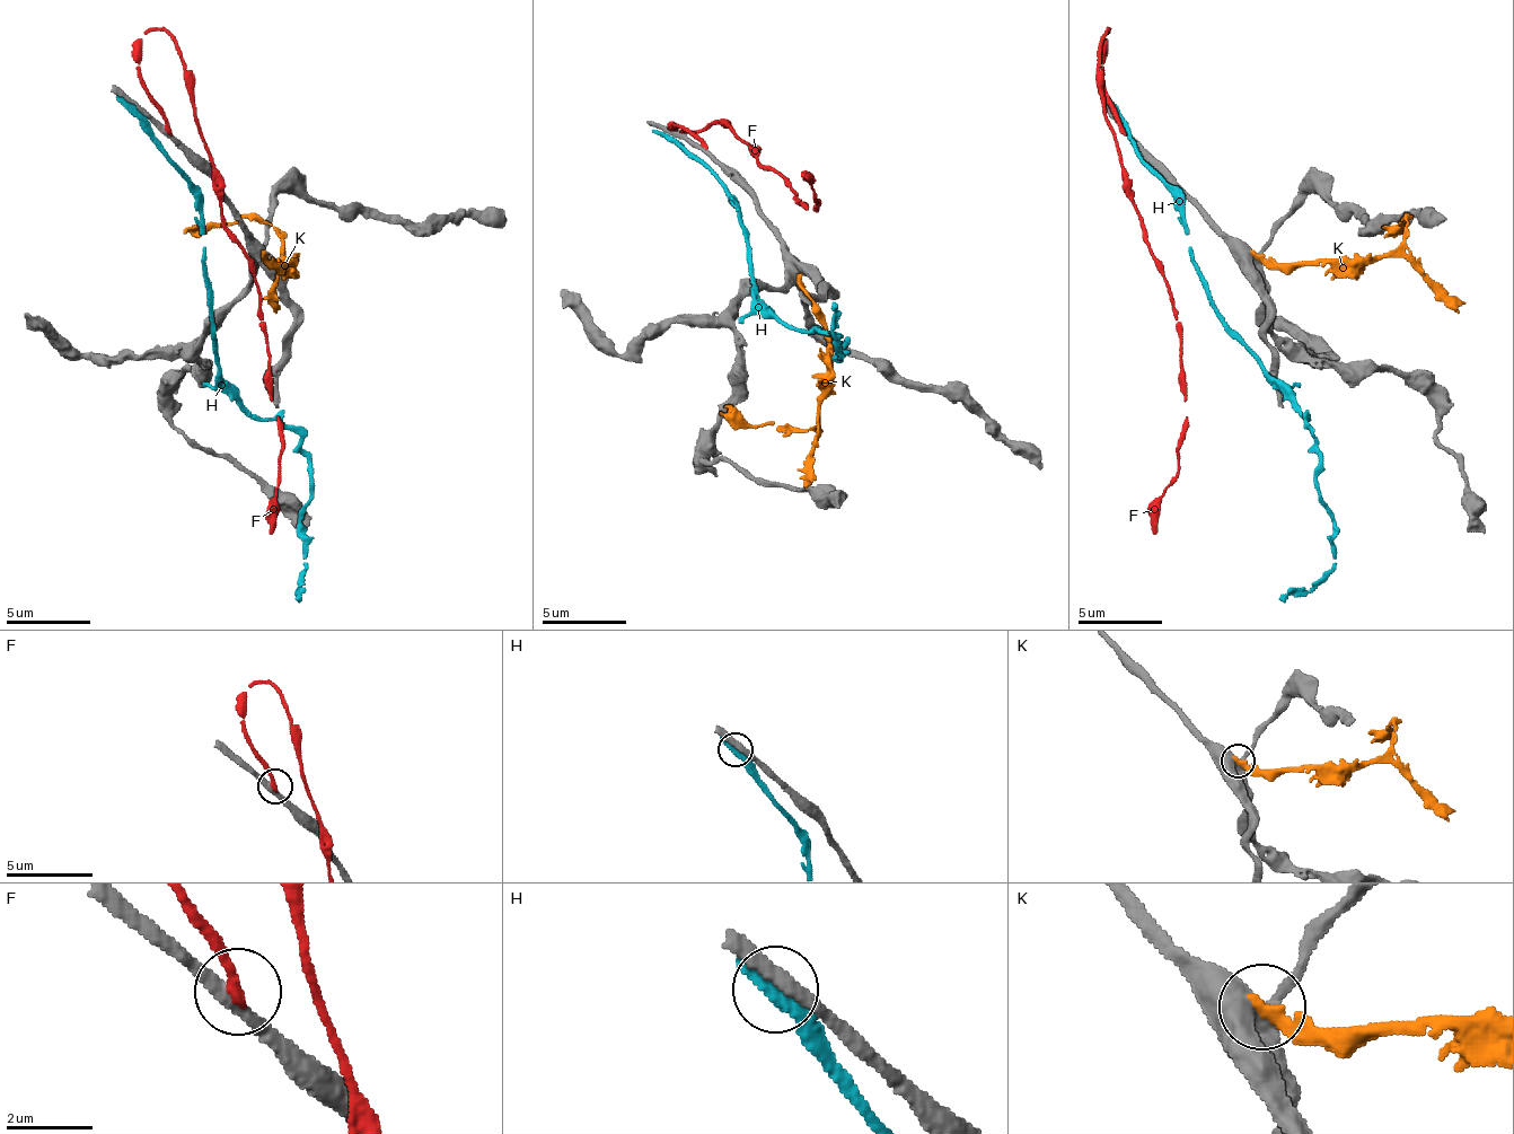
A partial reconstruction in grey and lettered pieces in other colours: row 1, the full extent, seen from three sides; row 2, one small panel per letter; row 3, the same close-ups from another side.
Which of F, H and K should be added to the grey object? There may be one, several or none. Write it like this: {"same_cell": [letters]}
{"same_cell": []}

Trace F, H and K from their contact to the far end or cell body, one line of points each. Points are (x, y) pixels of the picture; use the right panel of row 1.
F: (1120, 130), (1103, 76), (1108, 29), (1103, 122), (1179, 335), (1188, 432), (1154, 533)
H: (1112, 108), (1171, 193), (1208, 306), (1313, 436), (1335, 565), (1279, 599)
K: (1255, 255), (1276, 264), (1376, 260), (1401, 243), (1406, 218), (1389, 235)

